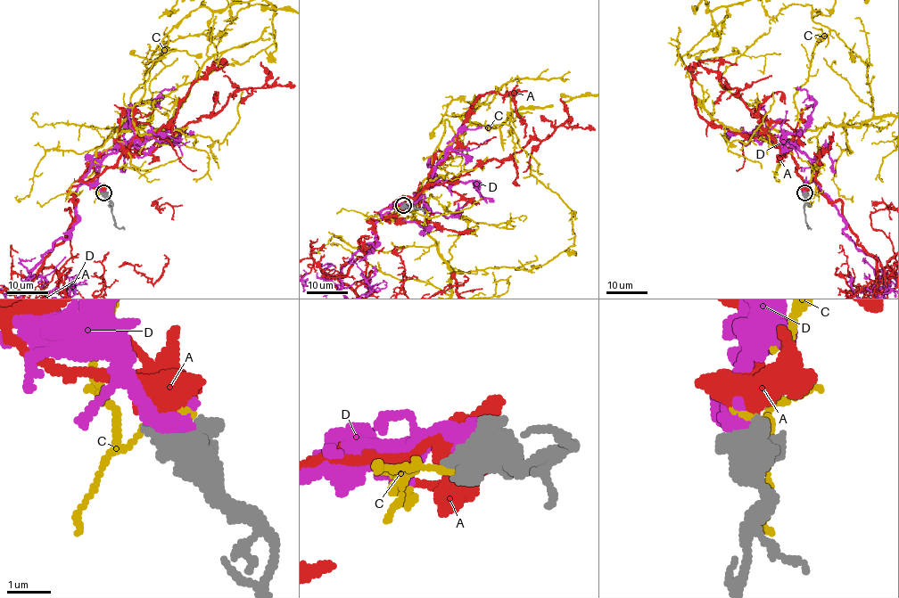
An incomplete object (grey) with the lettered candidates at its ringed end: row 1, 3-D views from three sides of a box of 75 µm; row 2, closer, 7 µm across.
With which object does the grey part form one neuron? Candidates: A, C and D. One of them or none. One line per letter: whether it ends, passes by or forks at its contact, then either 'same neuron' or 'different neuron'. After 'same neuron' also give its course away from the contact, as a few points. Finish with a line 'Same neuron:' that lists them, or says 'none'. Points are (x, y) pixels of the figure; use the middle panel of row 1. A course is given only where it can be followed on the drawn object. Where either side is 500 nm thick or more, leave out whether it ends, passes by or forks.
A: different neuron
C: different neuron
D: same neuron
Same neuron: D

